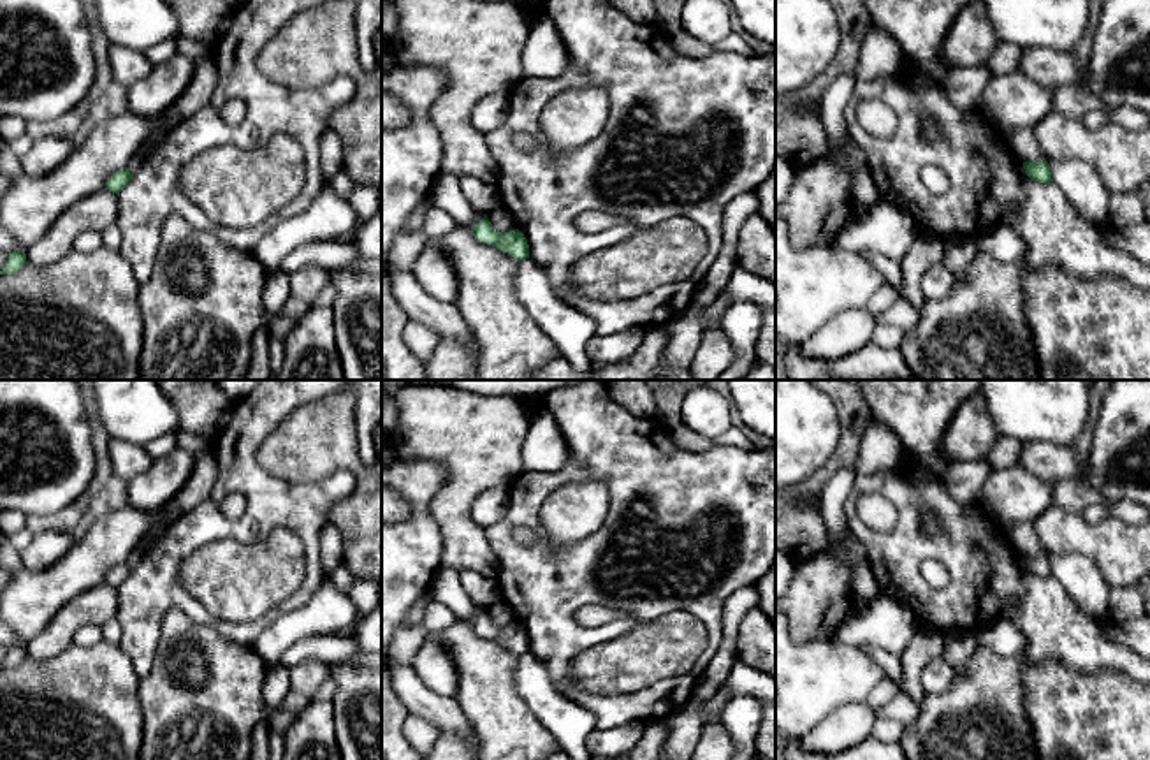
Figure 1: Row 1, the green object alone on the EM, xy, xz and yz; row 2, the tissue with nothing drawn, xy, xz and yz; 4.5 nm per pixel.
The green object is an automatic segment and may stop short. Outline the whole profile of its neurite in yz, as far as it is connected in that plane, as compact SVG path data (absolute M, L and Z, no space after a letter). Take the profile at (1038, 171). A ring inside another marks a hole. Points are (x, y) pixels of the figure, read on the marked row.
M1041 160L1041 162L1023 162L1023 169L1025 169L1025 174L1032 181L1039 181L1039 183L1053 181L1052 179L1052 172L1050 172L1050 164L1046 160Z

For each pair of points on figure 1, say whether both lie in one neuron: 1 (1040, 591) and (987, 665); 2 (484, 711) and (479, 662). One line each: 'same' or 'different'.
1: different
2: same

